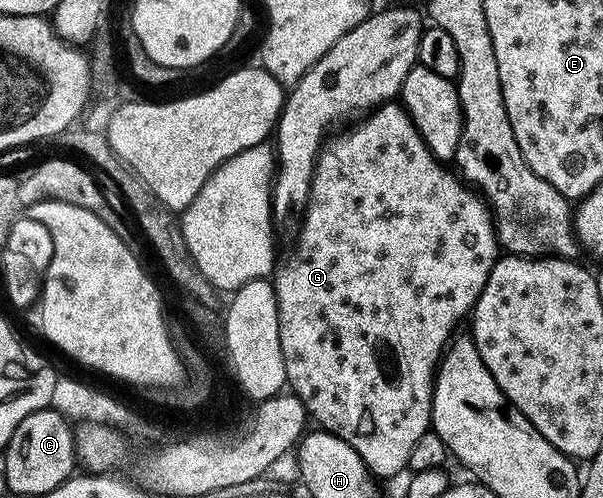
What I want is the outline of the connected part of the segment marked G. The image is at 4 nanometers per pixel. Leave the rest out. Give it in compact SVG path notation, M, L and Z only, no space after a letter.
M402 104L380 105L364 121L367 122L357 126L352 133L343 133L340 137L332 136L324 144L315 165L311 195L302 214L303 226L299 229L295 254L284 265L282 262L276 268L273 284L279 300L281 351L285 355L290 392L303 401L308 414L314 420L316 417L326 432L349 443L349 447L353 447L353 451L361 455L361 459L376 478L395 477L402 469L404 471L408 468L414 445L432 428L431 408L439 366L456 336L455 328L474 314L485 291L485 283L489 283L489 275L493 275L493 267L501 259L501 246L499 235L495 231L495 219L486 200L454 172L451 174L447 170L448 166L431 154L423 134Z

